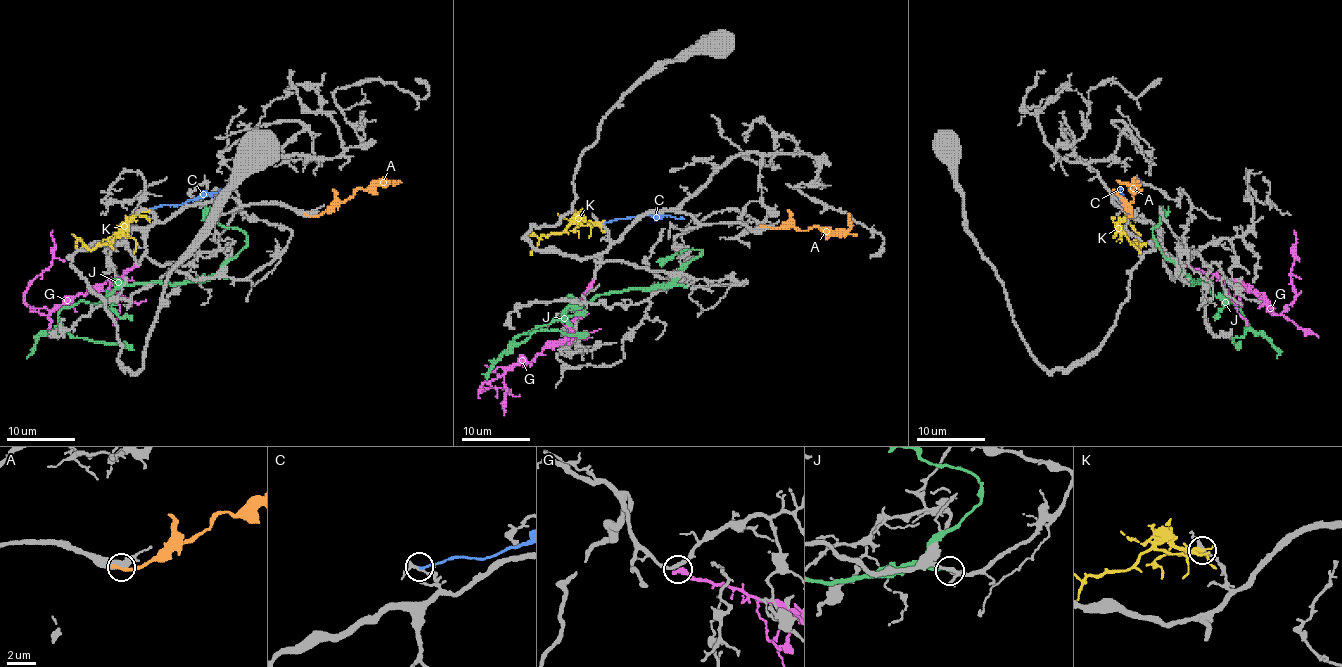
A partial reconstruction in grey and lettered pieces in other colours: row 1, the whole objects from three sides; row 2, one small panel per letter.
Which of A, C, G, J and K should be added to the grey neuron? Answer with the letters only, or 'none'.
none

